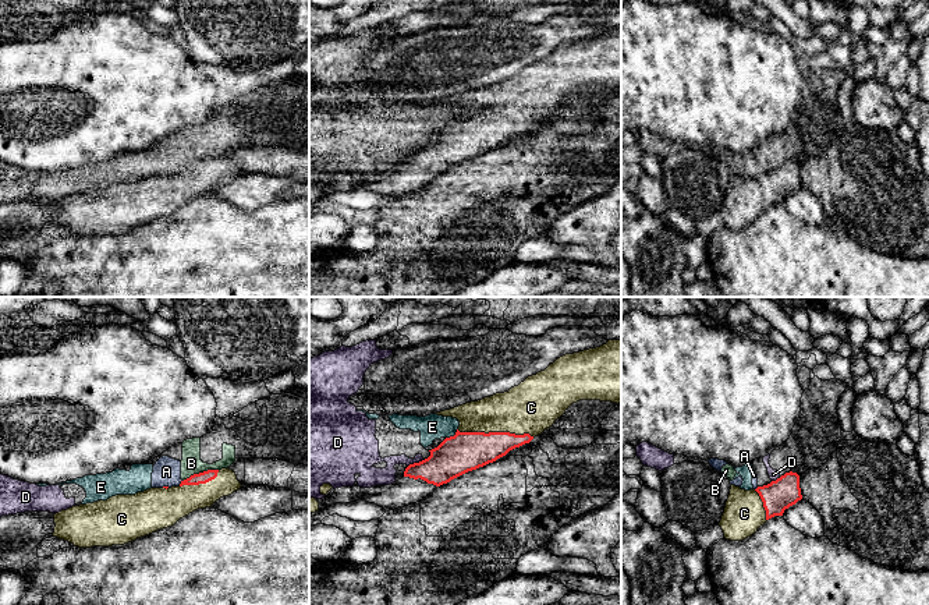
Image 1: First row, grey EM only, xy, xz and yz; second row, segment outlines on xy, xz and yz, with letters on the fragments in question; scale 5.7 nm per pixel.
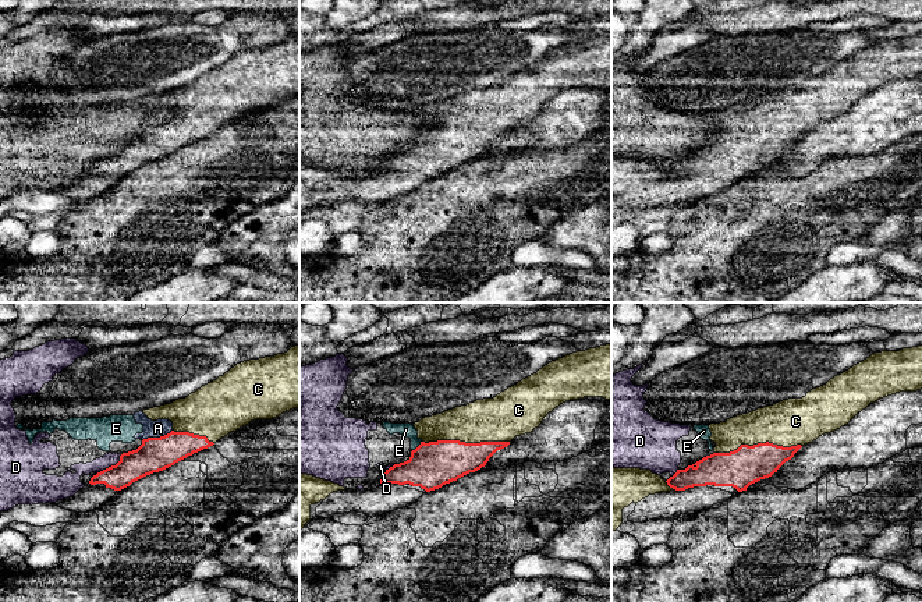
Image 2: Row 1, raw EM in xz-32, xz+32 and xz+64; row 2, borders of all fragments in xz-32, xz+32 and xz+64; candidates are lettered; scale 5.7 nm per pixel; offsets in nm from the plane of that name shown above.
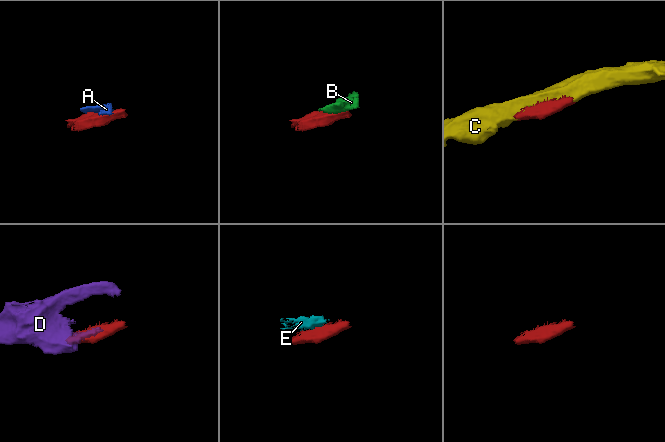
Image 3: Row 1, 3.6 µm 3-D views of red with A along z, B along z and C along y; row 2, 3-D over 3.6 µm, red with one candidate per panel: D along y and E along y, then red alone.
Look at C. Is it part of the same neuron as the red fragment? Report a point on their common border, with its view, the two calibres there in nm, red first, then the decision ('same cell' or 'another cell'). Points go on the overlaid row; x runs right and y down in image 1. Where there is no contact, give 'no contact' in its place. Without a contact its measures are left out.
meets red in xz at (496, 432); 220 nm thick on the red side, 300 nm on the other; same cell

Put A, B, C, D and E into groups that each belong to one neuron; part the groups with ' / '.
A B D E / C

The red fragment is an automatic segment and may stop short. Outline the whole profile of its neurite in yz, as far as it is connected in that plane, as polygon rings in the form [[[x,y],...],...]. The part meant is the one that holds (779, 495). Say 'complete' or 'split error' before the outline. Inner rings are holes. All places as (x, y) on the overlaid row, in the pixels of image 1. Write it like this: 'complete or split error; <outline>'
split error; [[[793,471],[751,491],[731,485],[719,526],[726,539],[742,541],[801,499],[799,475]]]

